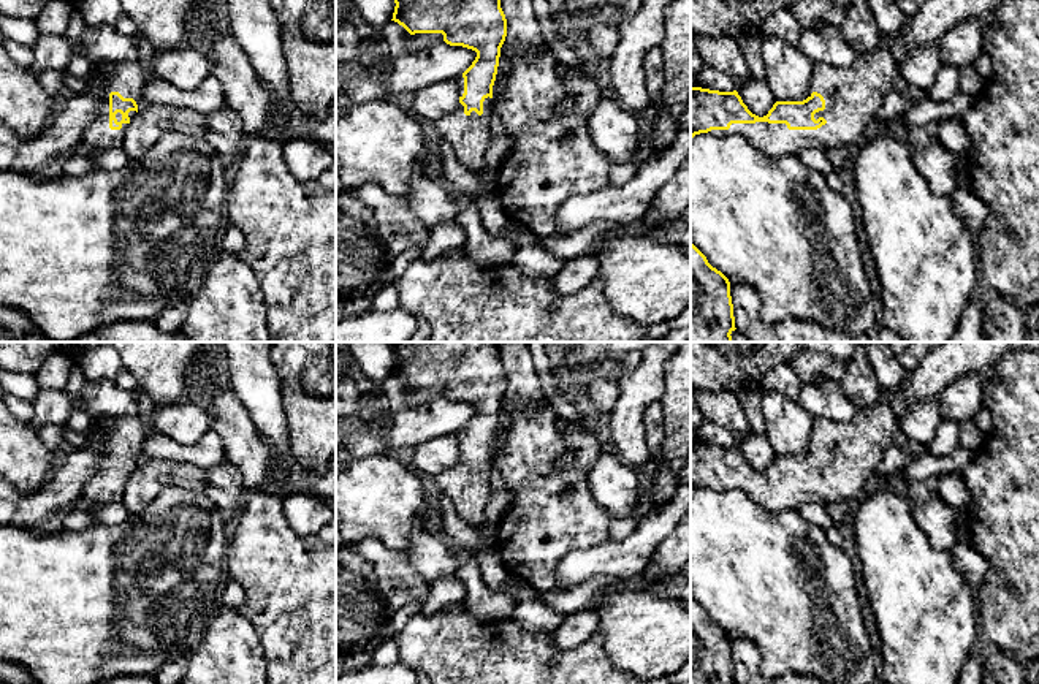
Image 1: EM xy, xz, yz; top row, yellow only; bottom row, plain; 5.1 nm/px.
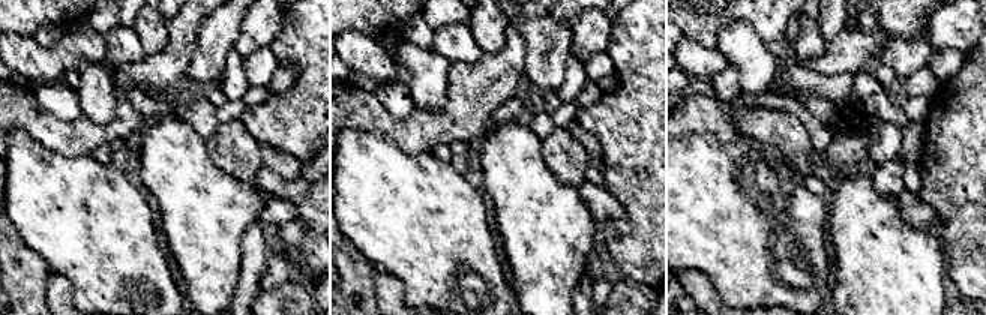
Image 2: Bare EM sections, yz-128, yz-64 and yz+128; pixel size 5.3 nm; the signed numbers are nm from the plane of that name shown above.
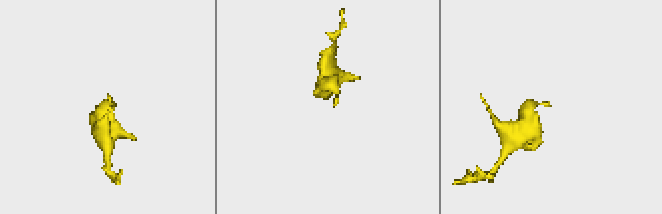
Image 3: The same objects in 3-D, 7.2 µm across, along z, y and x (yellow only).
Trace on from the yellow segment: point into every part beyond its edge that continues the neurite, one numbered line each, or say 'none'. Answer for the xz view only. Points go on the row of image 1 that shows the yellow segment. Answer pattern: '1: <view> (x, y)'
1: xz (469, 136)

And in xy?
1: xy (129, 78)

